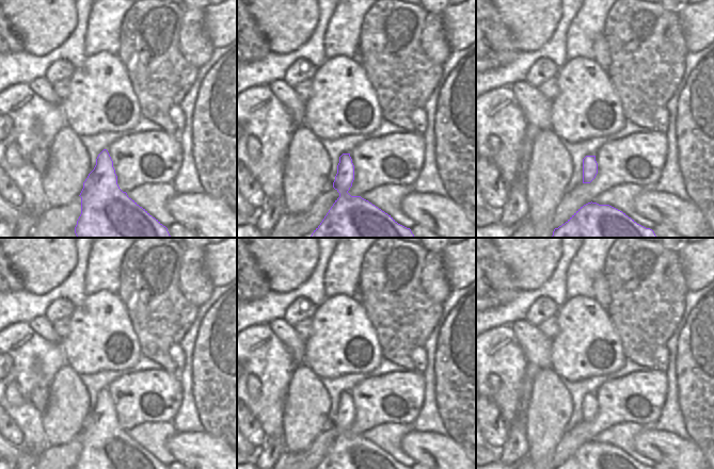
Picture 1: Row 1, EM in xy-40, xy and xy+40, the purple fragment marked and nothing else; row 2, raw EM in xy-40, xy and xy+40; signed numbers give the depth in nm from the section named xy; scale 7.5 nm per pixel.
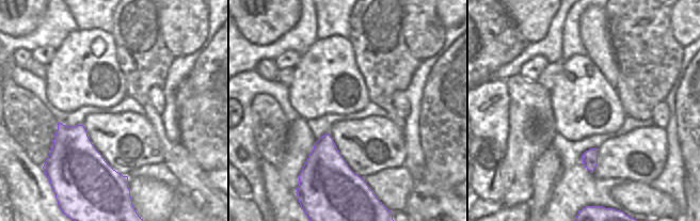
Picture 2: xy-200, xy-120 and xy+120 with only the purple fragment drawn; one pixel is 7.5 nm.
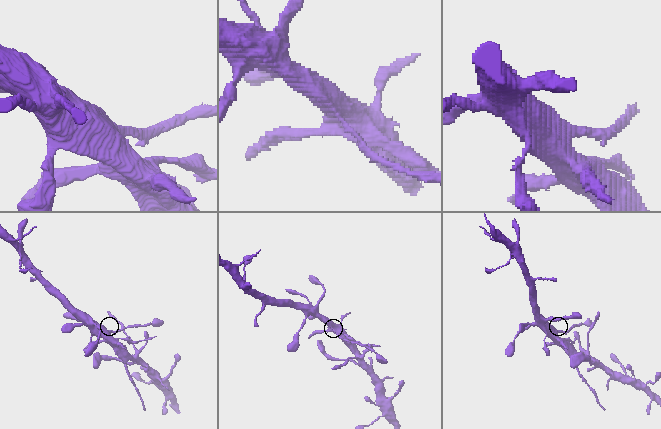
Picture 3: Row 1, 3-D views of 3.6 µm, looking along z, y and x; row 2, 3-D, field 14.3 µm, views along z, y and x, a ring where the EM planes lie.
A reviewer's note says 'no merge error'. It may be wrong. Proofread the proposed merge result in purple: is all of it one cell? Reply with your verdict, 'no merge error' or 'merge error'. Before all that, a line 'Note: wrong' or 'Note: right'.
Note: right
no merge error

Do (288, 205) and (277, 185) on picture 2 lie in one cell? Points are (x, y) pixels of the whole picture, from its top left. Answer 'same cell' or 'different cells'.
same cell

